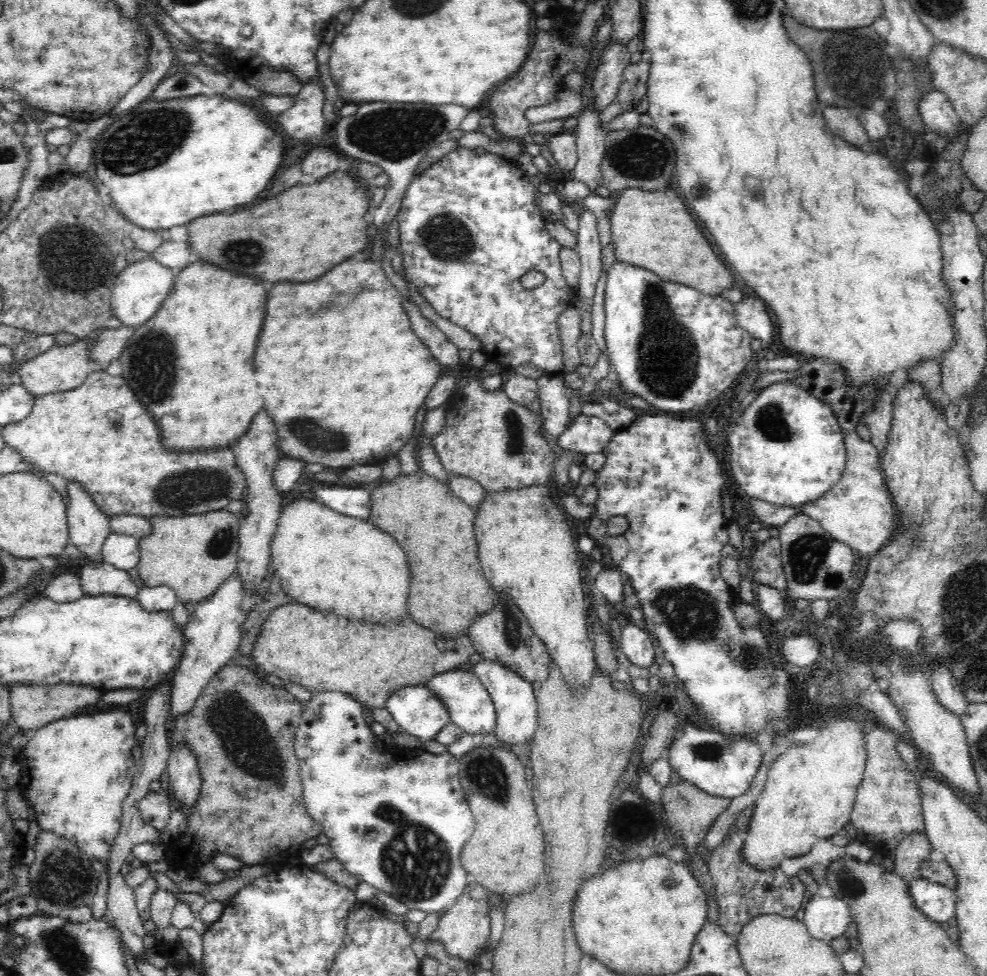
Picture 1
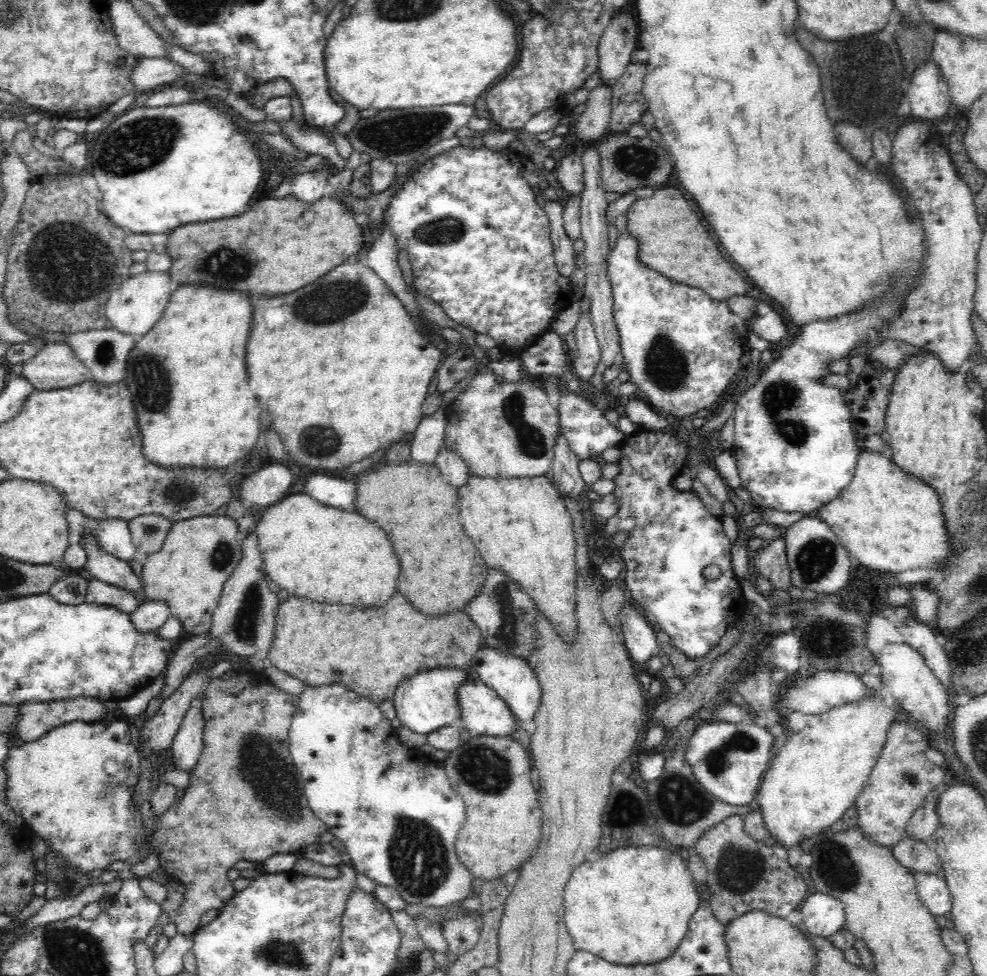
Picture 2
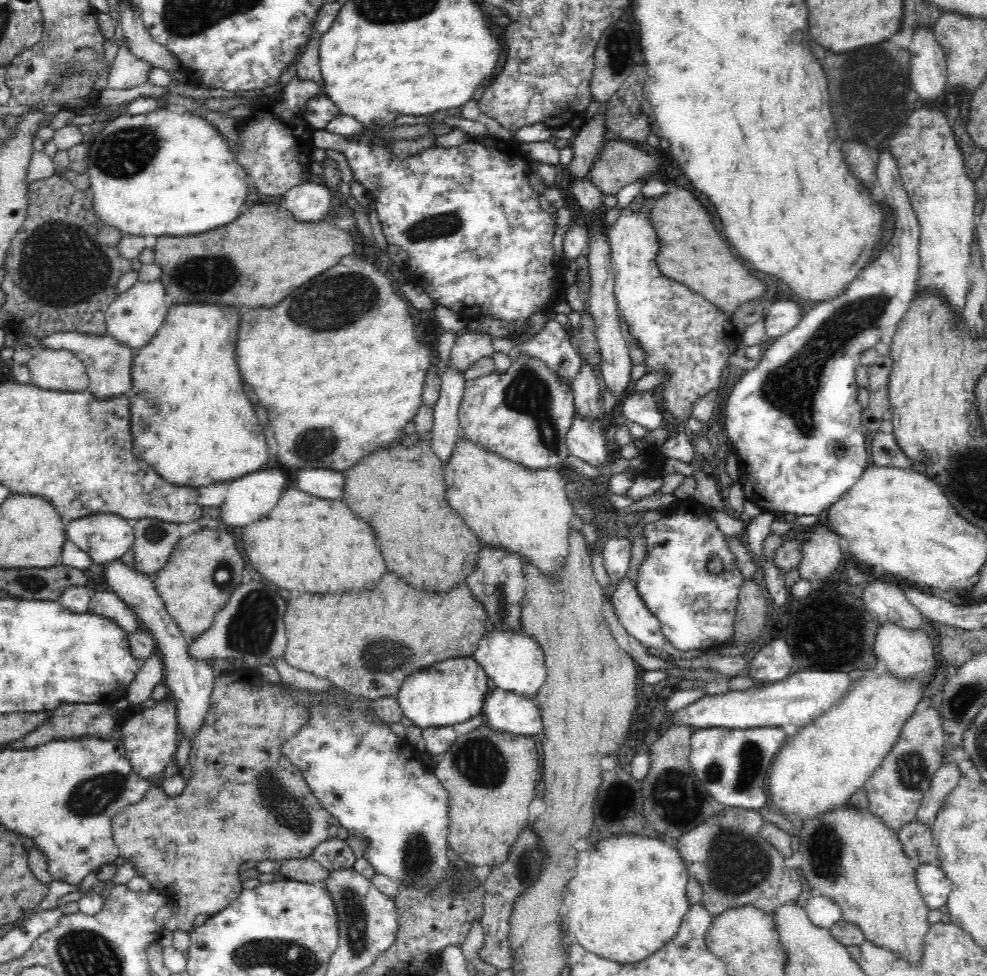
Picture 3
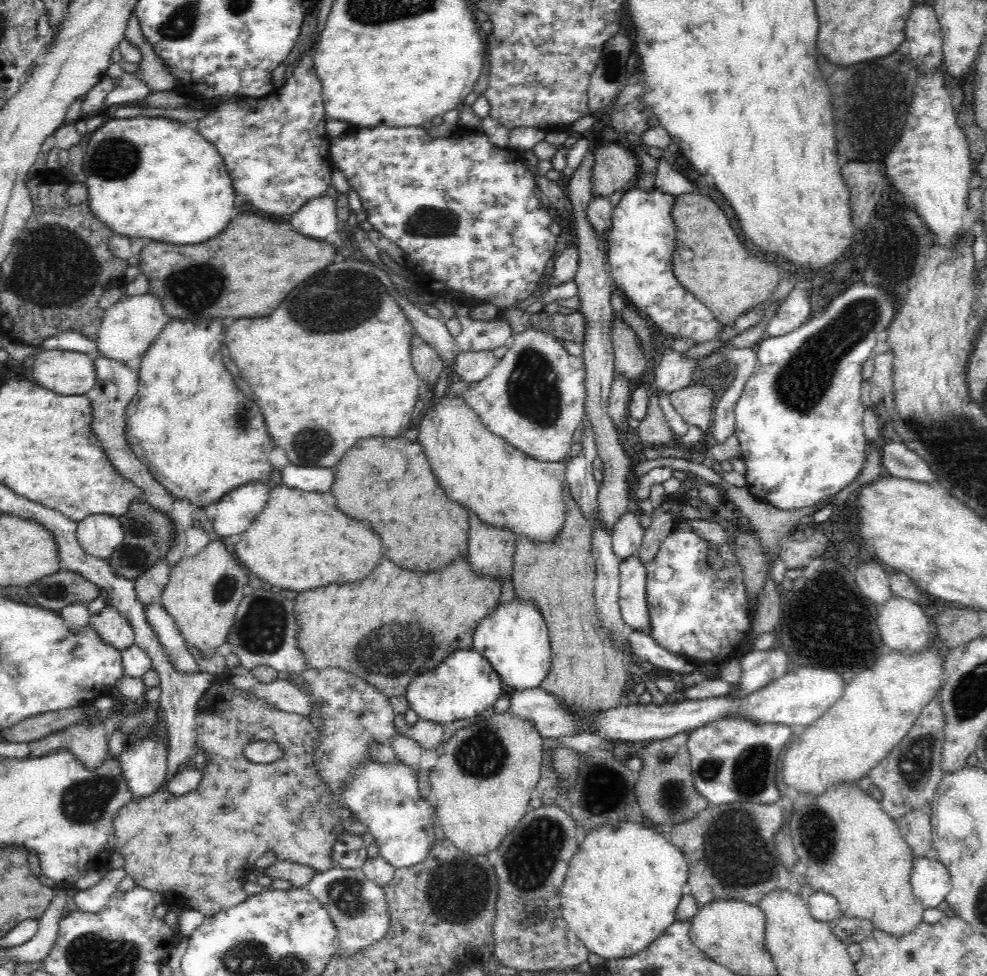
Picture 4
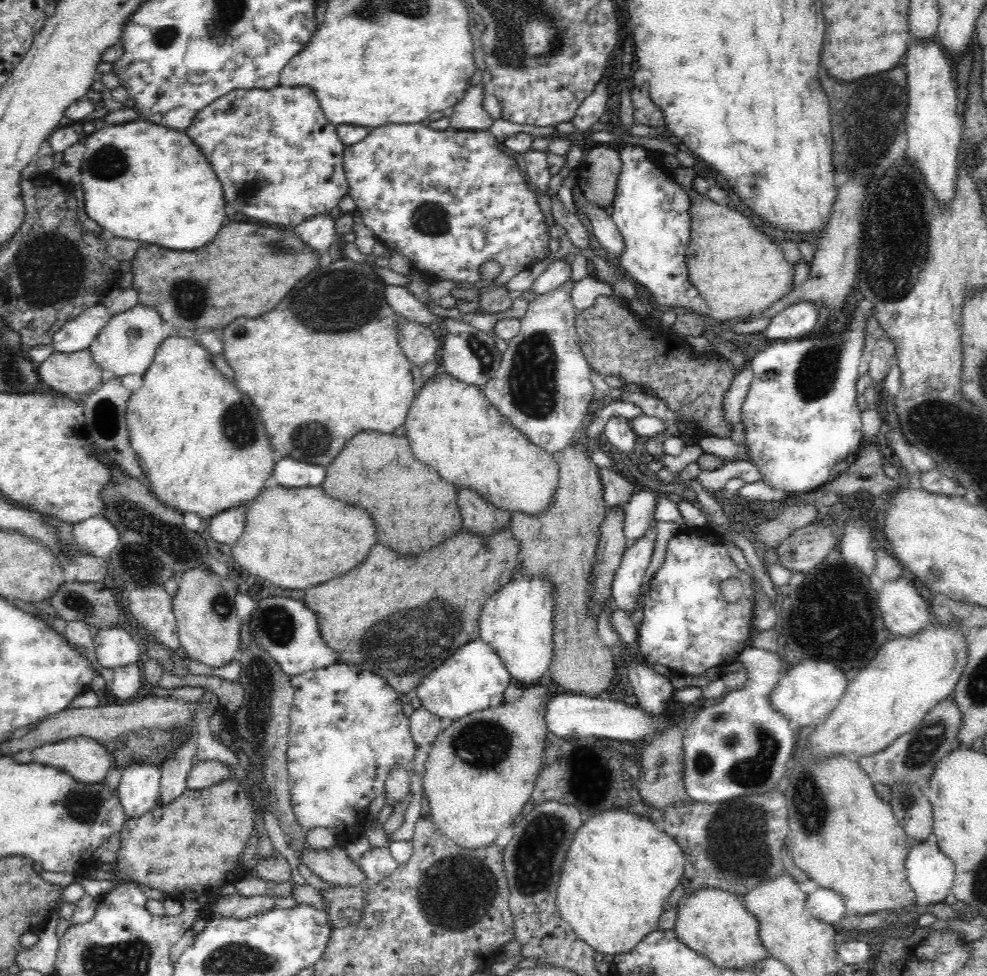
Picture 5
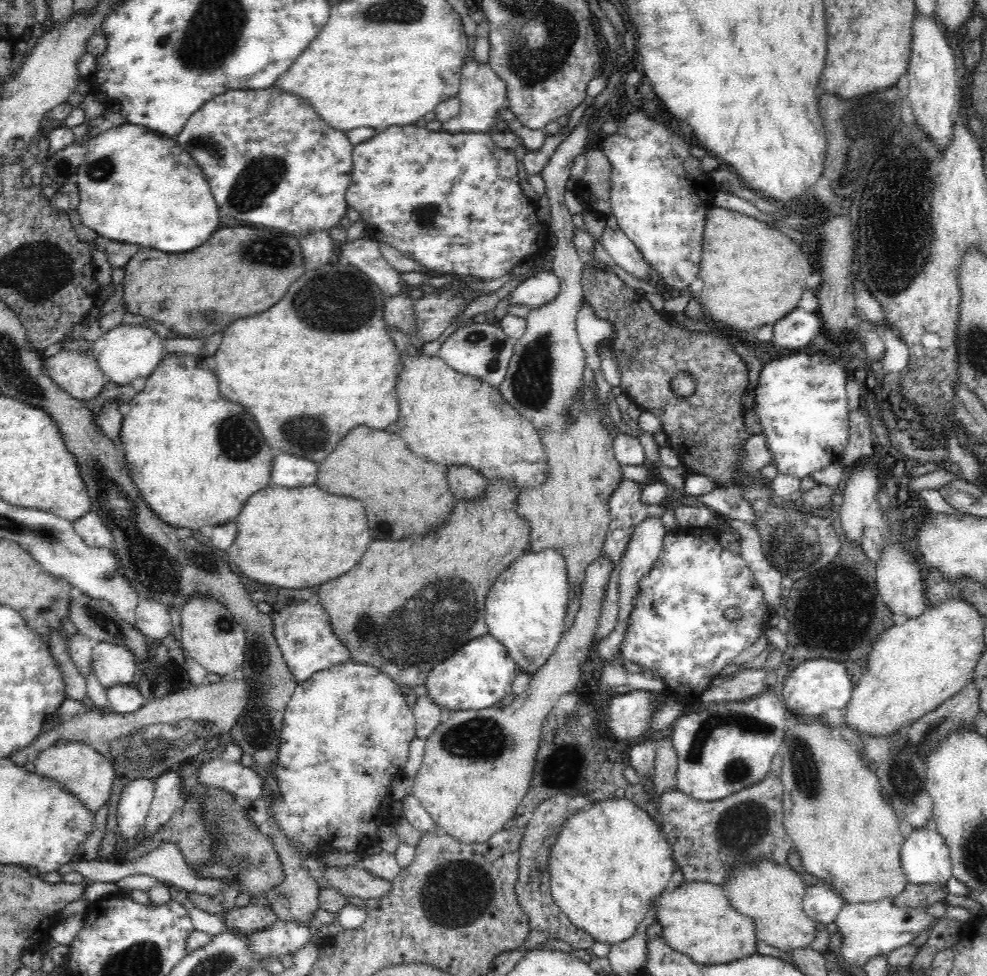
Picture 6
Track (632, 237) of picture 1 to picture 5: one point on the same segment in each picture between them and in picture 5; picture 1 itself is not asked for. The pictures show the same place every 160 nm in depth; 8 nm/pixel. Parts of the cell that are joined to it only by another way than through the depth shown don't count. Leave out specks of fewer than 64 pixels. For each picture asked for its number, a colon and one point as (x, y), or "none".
2: (671, 239)
3: (689, 251)
4: (719, 271)
5: (738, 272)

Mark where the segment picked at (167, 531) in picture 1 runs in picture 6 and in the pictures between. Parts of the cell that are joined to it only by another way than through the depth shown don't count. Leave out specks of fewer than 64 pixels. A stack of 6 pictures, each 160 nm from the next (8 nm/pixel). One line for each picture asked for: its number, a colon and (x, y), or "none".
2: (189, 572)
3: (205, 566)
4: (202, 593)
5: (208, 626)
6: (209, 634)

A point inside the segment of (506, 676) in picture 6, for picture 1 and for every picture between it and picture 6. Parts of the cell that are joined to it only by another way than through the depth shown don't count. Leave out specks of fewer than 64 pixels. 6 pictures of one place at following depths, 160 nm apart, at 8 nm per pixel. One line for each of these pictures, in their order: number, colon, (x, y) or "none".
1: (417, 711)
2: (424, 702)
3: (443, 694)
4: (464, 685)
5: (474, 678)

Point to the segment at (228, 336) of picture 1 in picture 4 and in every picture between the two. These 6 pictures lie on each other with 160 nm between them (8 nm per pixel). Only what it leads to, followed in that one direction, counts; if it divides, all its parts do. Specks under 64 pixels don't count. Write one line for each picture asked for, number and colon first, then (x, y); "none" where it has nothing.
2: (187, 377)
3: (191, 420)
4: (189, 424)

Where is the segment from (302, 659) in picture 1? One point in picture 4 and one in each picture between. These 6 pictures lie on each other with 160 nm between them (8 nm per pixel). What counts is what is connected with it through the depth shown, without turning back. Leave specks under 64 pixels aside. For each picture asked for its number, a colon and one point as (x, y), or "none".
2: (369, 650)
3: (365, 643)
4: (390, 627)

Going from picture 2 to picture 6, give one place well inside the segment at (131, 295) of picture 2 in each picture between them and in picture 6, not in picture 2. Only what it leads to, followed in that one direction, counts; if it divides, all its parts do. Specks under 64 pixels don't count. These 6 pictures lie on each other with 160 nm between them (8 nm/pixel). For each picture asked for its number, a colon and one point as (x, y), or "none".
3: (136, 314)
4: (128, 328)
5: (126, 345)
6: (127, 351)

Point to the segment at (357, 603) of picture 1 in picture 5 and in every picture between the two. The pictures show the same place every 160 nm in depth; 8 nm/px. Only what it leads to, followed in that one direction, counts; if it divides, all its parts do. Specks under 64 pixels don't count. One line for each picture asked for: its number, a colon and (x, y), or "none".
2: (311, 550)
3: (309, 544)
4: (300, 541)
5: (295, 542)

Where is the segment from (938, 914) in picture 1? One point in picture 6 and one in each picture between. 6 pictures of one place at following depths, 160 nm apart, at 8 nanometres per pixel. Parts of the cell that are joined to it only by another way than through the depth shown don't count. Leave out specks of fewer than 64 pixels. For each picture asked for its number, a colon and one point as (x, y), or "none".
2: (933, 891)
3: (934, 886)
4: (930, 880)
5: (930, 873)
6: (925, 860)

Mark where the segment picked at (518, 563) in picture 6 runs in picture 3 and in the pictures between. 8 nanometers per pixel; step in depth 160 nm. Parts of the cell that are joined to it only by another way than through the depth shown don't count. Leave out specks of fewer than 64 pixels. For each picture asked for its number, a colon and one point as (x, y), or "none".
3: (513, 662)
4: (513, 638)
5: (516, 621)

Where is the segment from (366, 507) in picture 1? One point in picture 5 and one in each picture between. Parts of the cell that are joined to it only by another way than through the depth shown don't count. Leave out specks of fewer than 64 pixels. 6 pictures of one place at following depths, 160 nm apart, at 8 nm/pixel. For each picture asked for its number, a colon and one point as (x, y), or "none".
2: (329, 491)
3: (322, 483)
4: (307, 478)
5: (288, 473)

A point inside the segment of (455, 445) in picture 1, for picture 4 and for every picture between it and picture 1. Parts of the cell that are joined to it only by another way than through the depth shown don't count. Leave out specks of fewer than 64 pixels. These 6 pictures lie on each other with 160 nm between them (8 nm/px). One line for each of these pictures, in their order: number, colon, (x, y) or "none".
2: (503, 430)
3: (523, 415)
4: (534, 398)

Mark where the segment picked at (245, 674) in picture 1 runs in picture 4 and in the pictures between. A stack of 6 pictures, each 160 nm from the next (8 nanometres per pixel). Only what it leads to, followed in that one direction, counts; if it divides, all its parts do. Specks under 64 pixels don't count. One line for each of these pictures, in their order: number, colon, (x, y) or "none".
2: (245, 800)
3: (245, 800)
4: (196, 848)

